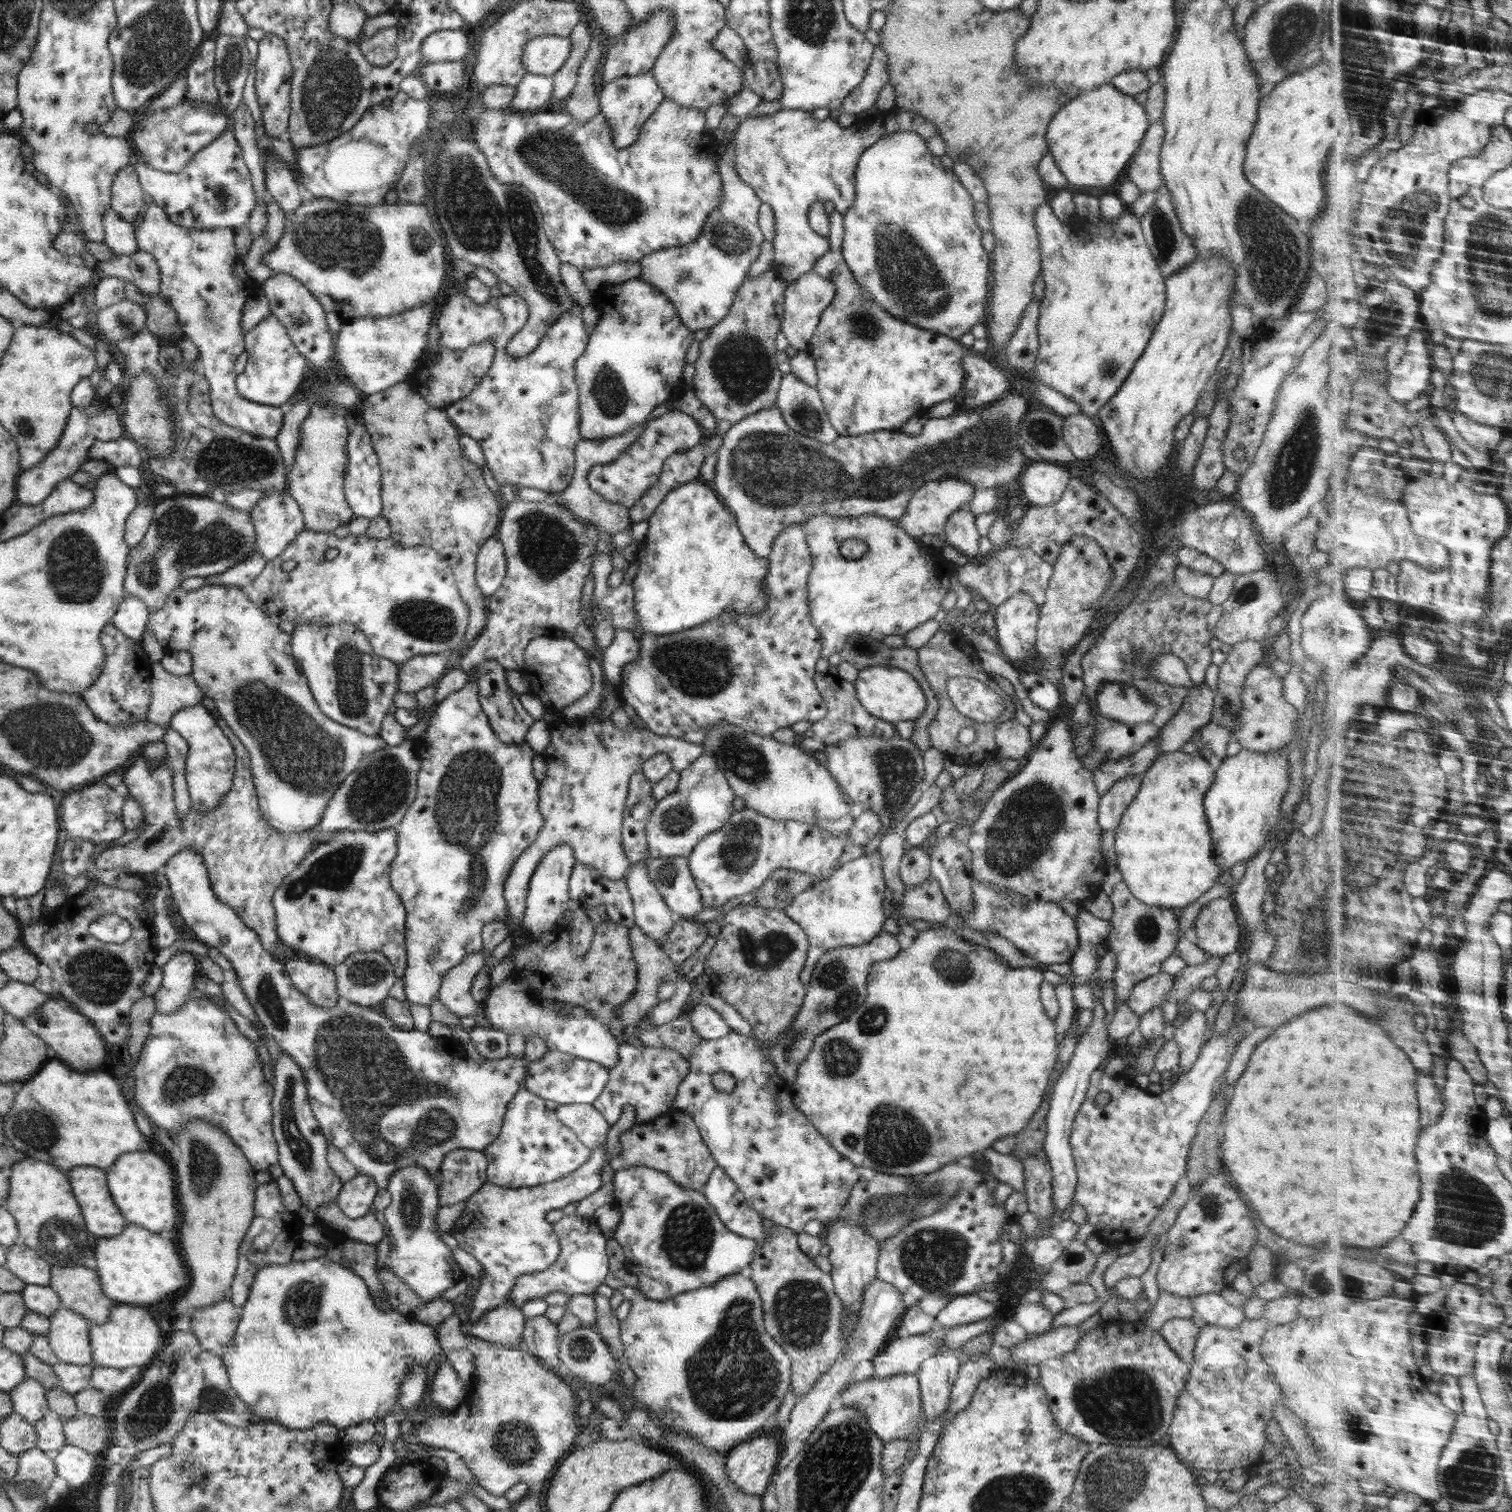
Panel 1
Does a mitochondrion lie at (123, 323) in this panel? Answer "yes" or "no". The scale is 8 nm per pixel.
yes

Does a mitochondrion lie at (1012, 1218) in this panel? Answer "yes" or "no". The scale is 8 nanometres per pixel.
no

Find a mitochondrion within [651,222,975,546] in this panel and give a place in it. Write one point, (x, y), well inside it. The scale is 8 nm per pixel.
(741, 362)

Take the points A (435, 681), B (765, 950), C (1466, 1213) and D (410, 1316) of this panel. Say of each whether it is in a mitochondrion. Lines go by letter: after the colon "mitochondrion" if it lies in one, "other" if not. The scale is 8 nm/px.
A: other
B: mitochondrion
C: mitochondrion
D: other

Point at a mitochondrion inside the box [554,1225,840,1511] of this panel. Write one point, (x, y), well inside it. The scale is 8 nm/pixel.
(732, 1376)

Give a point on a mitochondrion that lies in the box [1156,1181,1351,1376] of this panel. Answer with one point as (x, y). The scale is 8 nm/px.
(1212, 1205)

